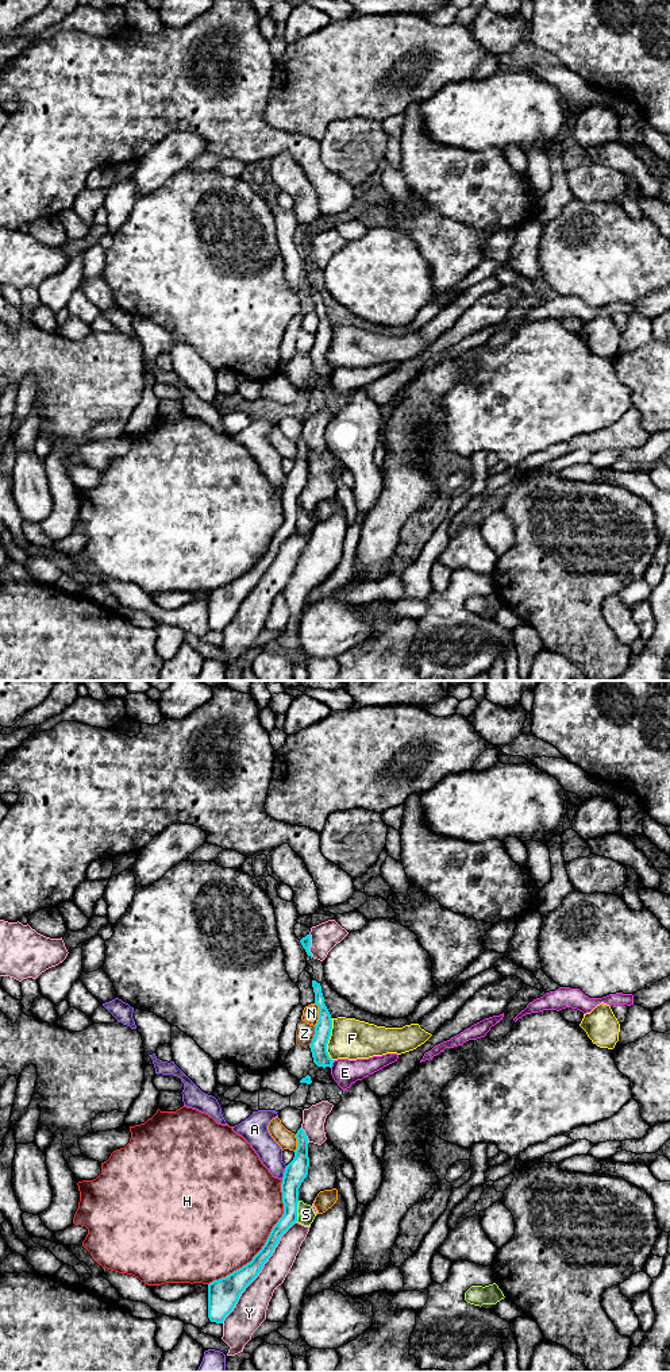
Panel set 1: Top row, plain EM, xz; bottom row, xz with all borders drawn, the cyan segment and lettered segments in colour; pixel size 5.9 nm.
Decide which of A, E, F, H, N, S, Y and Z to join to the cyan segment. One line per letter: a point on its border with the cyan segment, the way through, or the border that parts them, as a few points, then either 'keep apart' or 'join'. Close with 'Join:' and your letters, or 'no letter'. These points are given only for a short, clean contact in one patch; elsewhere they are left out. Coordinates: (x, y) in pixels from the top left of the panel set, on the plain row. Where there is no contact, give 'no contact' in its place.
A: contact xz (284, 481); keep apart
E: contact xz (331, 373); border xz (334, 369), (330, 376); keep apart
F: contact xz (328, 347); border xz (330, 327), (331, 336), (327, 362), (332, 369); keep apart
H: contact xz (266, 550); keep apart
N: contact xz (319, 323); keep apart
S: contact xz (296, 520); border xz (299, 509), (296, 530); keep apart
Y: contact xz (260, 579); keep apart
Z: contact xz (314, 345); border xz (315, 335), (315, 342), (308, 353); keep apart
Join: no letter

